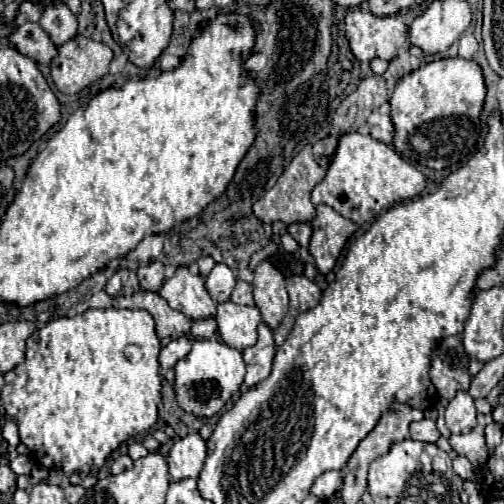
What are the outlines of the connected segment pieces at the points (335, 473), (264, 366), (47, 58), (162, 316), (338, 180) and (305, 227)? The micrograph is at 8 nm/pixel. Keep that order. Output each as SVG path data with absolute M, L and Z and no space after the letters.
M331 470L331 472L325 472L325 474L321 474L321 476L313 482L311 492L313 492L317 498L329 500L329 498L341 488L343 476L345 476L343 470Z
M261 322L257 330L259 330L257 344L243 350L243 360L247 364L245 386L255 386L263 382L271 374L271 362L275 356L275 342L271 328L265 322Z
M25 22L17 26L17 30L11 34L11 44L21 54L27 54L41 64L49 64L53 56L57 56L57 46L37 22Z
M139 290L133 296L117 296L113 298L115 308L143 308L147 310L157 326L157 336L159 338L177 338L187 334L191 328L191 318L185 314L173 310L157 292L145 292Z
M349 132L339 138L325 178L311 192L311 202L315 206L327 204L355 224L365 224L373 222L381 210L417 196L419 192L423 192L423 188L425 176L409 162L405 162L391 146L371 136Z
M303 222L303 224L289 224L287 232L299 242L299 246L307 248L309 246L309 238L311 238L311 224Z

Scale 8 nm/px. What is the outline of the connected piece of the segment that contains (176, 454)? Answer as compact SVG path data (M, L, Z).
M191 432L183 438L175 438L169 454L169 474L171 480L183 480L183 478L197 478L203 462L207 458L205 440L199 436L199 432Z

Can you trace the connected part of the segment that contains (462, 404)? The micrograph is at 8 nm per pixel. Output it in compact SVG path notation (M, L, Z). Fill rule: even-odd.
M457 392L455 398L445 408L445 424L451 430L451 434L463 434L475 428L475 406L473 398L467 392Z

